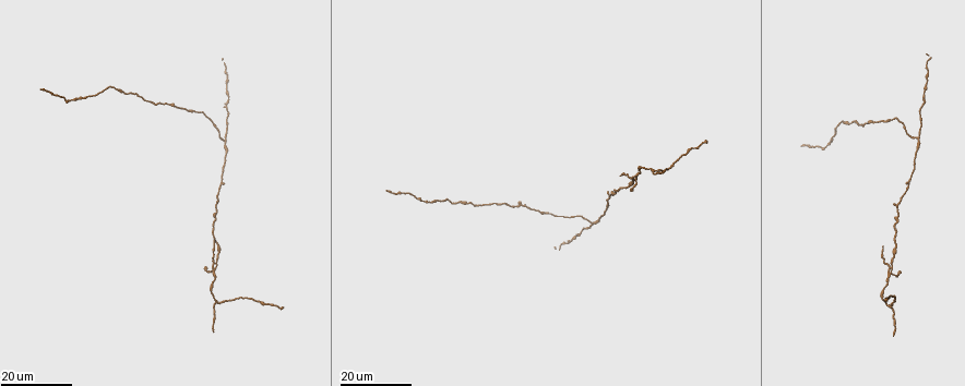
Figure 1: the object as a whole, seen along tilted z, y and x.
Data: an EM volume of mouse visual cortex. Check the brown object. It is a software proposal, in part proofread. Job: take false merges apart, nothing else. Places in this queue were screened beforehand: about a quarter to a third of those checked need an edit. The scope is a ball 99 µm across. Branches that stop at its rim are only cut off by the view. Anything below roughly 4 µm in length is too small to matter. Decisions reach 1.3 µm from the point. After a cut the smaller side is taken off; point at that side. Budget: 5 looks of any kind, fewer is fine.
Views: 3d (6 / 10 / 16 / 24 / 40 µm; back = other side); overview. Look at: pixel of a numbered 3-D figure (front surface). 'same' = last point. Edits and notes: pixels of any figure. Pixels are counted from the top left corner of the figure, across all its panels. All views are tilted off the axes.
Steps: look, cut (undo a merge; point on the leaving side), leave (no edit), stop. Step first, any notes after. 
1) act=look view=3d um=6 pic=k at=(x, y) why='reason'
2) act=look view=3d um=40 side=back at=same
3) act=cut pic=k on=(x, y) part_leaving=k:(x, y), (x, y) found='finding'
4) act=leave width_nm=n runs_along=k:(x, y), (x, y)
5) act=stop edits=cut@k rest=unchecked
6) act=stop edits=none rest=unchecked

act=look view=3d um=24 pic=1 at=(214, 304) why='a fork'

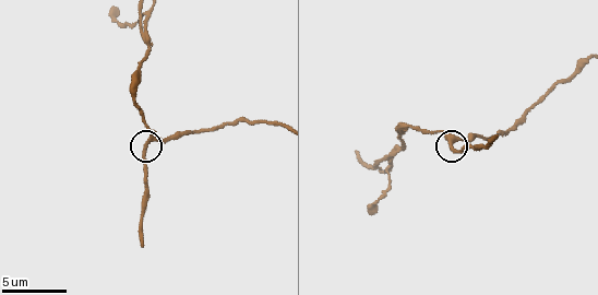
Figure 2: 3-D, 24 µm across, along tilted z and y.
act=look view=3d um=6 pic=2 at=(451, 141)

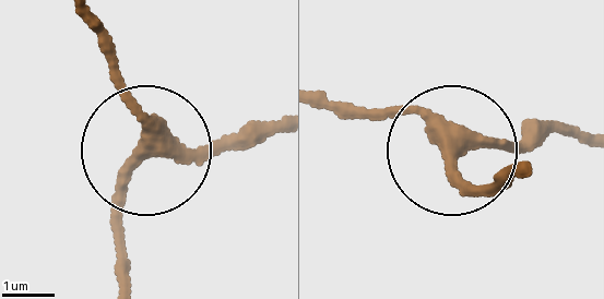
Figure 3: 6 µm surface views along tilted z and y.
act=leave runs_along=3:(91, 23), (137, 97), (147, 146), (114, 266) found='one cell here'

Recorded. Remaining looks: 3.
act=look view=3d um=16 pic=1 at=(896, 204) why='sudden change in width'

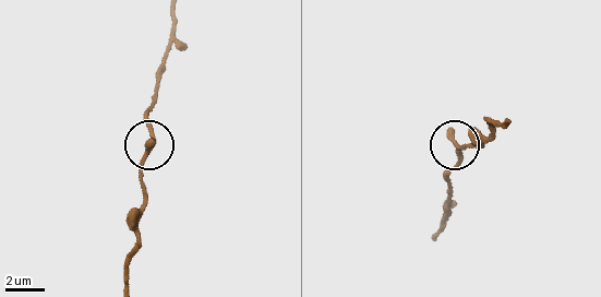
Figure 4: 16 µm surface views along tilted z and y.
act=look view=3d um=6 pic=4 at=(143, 158) why='zoom in'

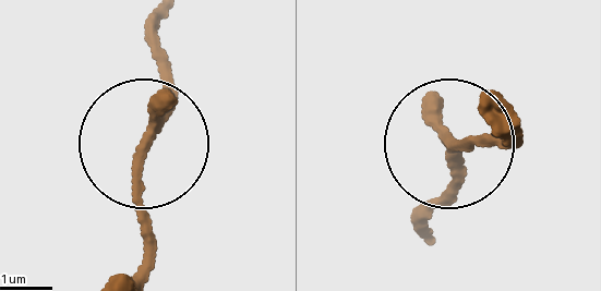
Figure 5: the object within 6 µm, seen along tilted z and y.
act=leave runs_along=5:(172, 9), (137, 158), (143, 276) found='continuous, no second cell'

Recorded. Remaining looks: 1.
act=stop edits=none rest=unchecked

